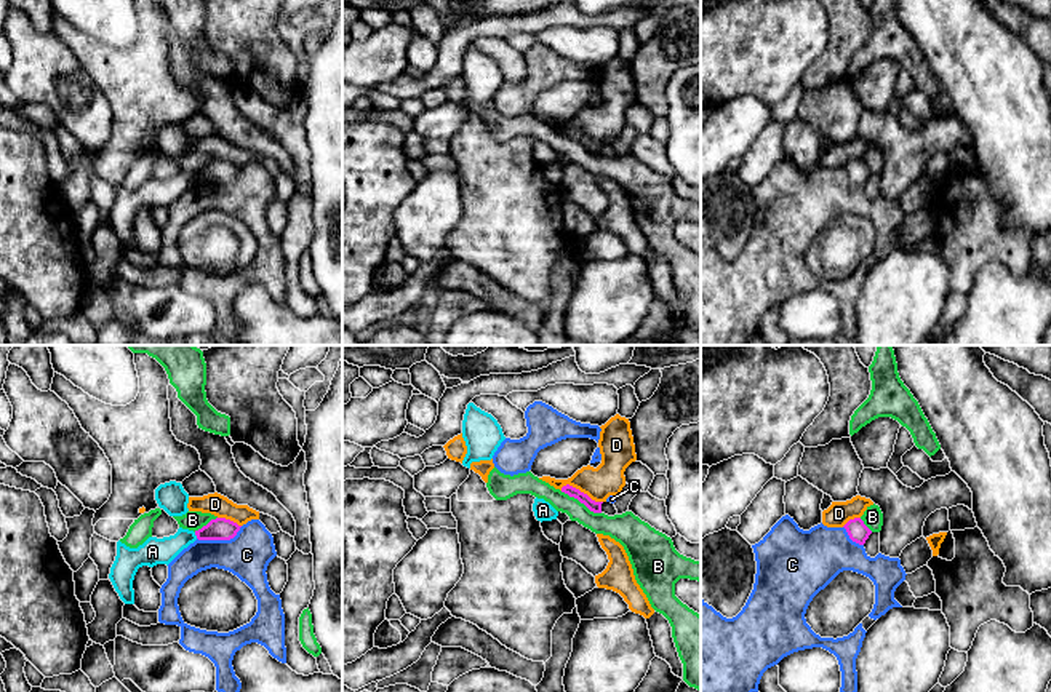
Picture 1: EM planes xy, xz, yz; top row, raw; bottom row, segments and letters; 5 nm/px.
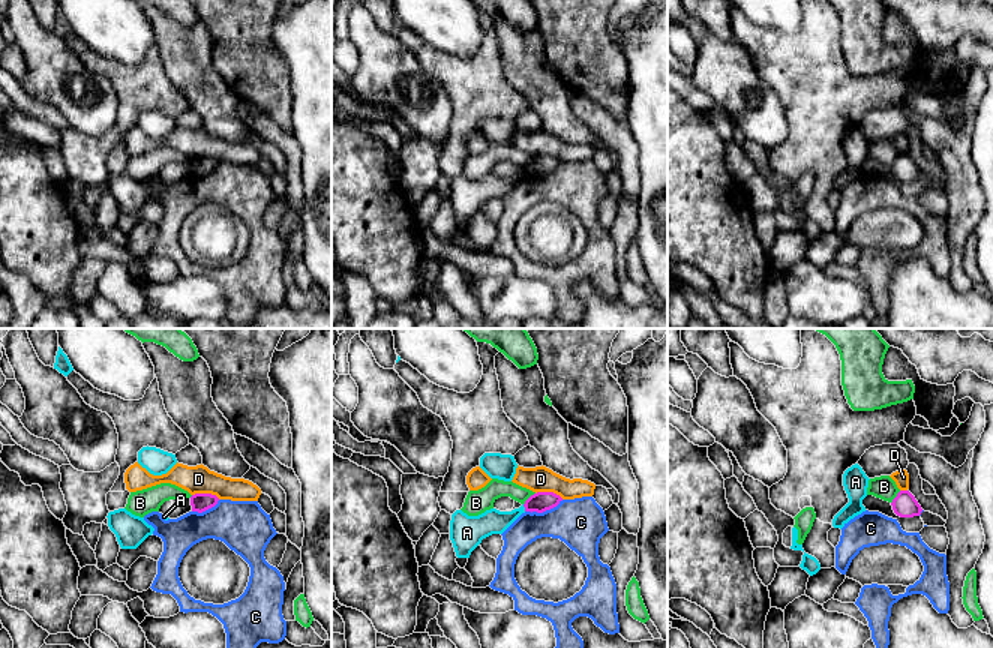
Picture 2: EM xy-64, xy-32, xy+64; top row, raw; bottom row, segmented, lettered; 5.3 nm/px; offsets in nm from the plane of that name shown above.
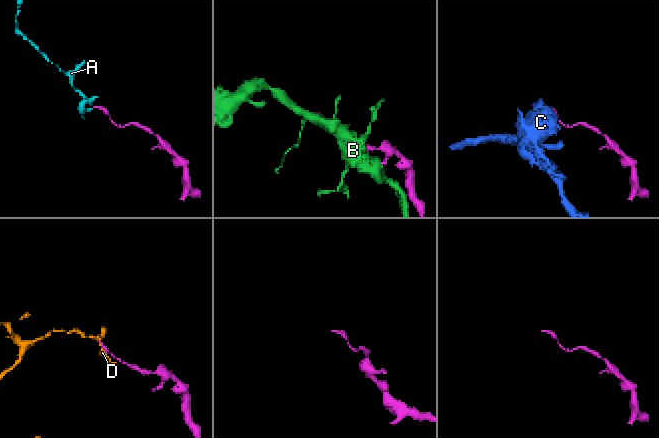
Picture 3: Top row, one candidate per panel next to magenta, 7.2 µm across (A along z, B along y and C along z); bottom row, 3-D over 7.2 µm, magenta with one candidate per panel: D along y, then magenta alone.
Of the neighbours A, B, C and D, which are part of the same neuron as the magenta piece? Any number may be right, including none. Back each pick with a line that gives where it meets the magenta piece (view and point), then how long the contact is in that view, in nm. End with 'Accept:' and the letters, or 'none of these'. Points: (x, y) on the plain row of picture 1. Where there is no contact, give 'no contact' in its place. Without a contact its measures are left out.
Accept: none of these

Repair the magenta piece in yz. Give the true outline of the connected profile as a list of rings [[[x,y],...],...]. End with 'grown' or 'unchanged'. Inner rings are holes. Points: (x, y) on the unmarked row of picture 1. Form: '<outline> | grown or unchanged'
[[[861,160],[849,161],[843,169],[846,171],[849,181],[859,187],[864,187],[872,176]]] | unchanged

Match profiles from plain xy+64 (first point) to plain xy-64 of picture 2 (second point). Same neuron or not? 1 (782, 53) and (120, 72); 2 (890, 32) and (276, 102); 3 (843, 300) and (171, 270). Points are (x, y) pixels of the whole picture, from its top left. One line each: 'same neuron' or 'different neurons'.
1: same neuron
2: same neuron
3: different neurons

